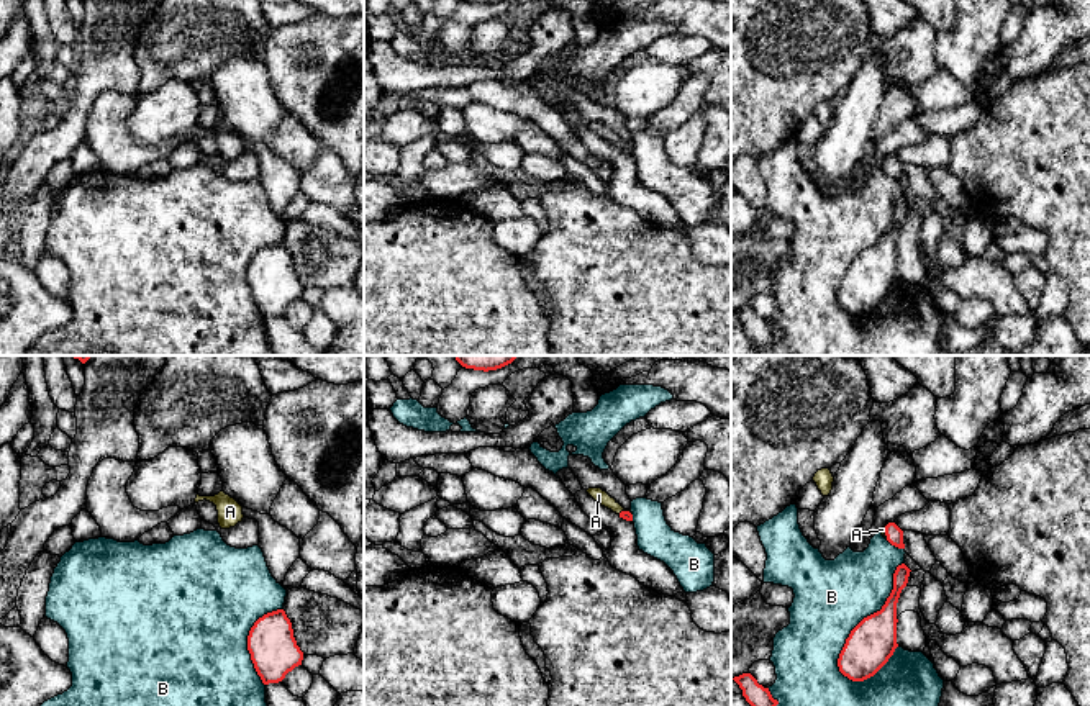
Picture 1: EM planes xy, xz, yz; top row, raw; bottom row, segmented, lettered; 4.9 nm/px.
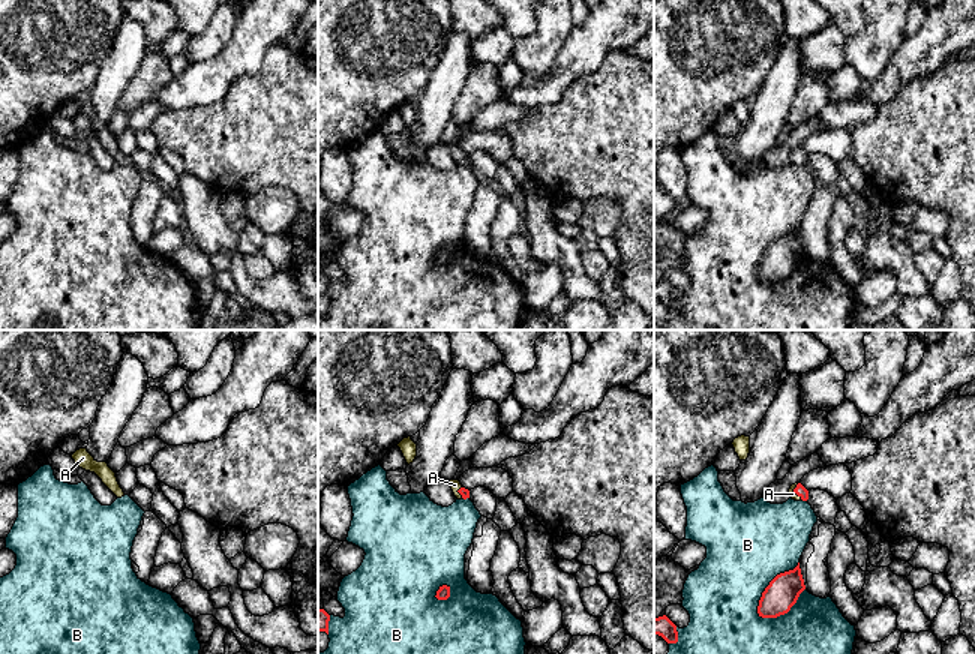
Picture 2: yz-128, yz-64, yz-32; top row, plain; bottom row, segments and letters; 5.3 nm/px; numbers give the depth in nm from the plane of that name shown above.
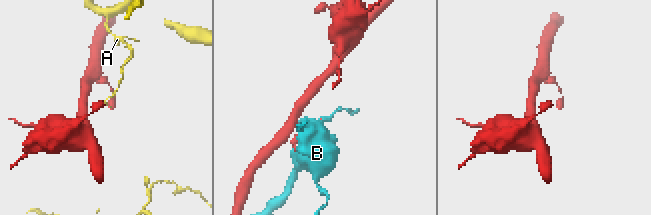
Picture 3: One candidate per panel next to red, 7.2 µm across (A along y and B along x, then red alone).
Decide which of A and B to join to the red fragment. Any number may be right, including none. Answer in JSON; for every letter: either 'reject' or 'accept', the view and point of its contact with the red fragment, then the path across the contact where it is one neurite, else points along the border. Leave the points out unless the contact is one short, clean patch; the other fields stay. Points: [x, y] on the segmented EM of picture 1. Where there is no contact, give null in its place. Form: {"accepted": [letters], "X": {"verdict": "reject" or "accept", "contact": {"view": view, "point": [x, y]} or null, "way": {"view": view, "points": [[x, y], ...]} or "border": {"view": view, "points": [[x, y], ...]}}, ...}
{"accepted": [], "A": {"verdict": "reject", "contact": {"view": "yz", "point": [885, 531]}, "border": {"view": "yz", "points": [[887, 524], [885, 538]]}}, "B": {"verdict": "reject", "contact": {"view": "yz", "point": [862, 620]}}}

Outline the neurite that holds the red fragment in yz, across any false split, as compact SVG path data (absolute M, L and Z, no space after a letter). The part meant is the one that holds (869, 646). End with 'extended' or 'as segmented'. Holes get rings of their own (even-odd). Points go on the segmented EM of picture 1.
M902 563L893 573L893 590L880 611L864 618L849 634L839 654L839 672L852 681L874 677L893 655L897 644L897 603L908 583L910 568Z; as segmented

